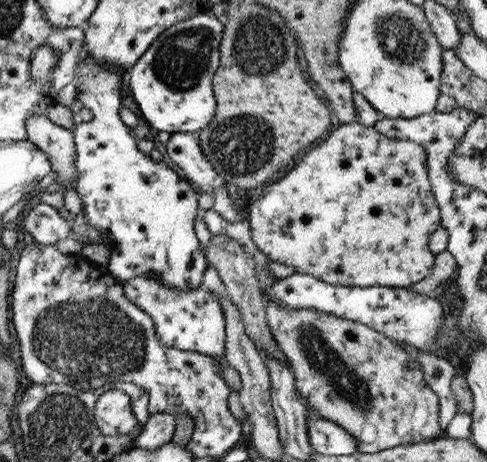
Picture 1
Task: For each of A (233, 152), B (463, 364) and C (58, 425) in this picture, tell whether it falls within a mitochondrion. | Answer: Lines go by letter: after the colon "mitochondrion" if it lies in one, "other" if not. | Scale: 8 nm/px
A: mitochondrion
B: other
C: mitochondrion

